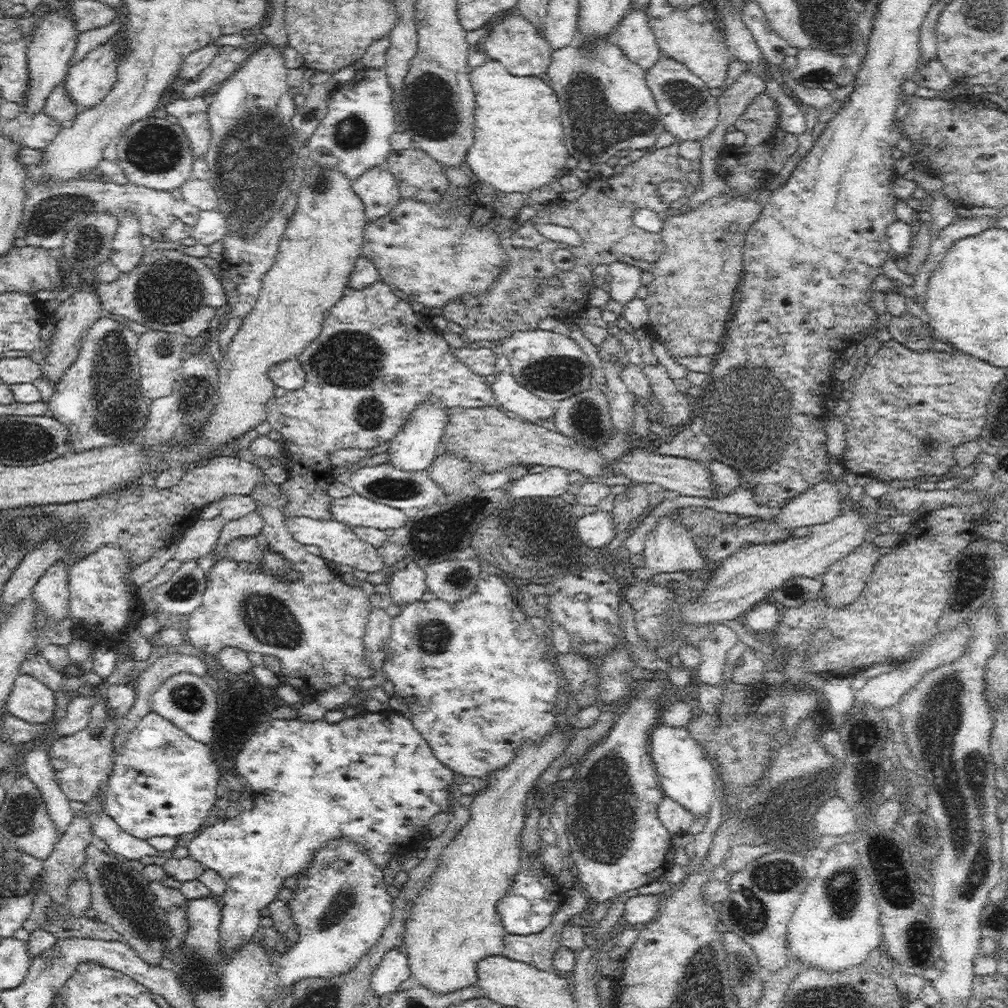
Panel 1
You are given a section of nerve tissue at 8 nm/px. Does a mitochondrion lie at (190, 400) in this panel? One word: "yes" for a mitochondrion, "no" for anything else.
yes

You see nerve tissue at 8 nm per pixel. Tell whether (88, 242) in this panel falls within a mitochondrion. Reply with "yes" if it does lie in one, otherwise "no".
yes

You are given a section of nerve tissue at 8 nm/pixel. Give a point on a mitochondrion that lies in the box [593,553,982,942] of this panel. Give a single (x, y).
(751, 913)

